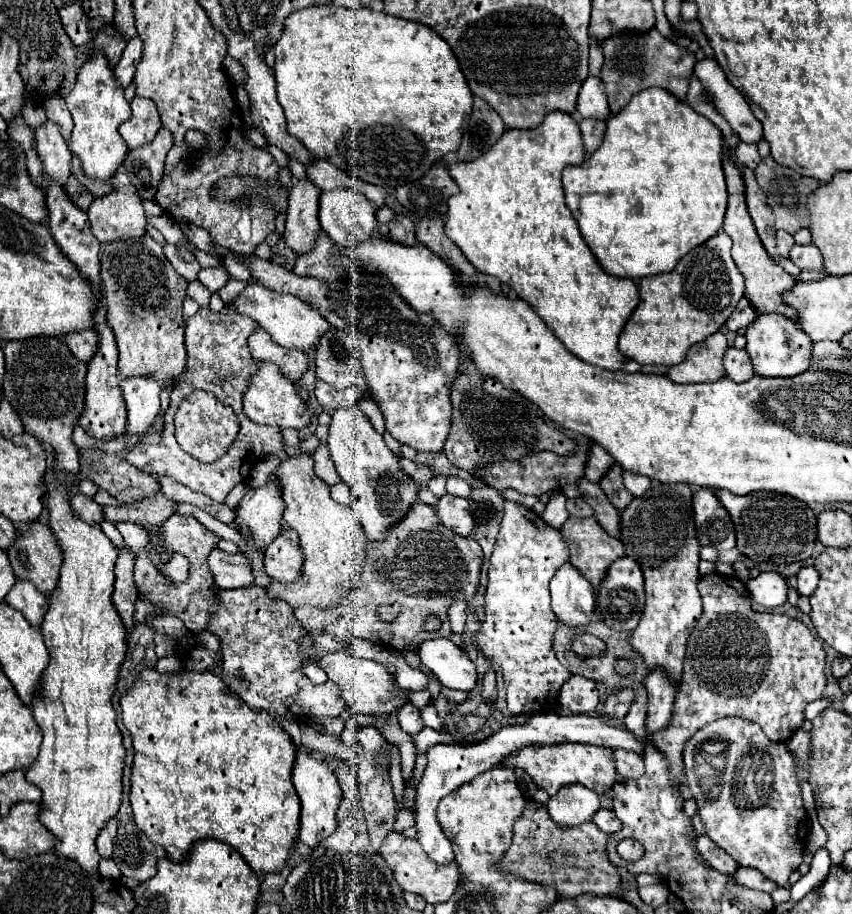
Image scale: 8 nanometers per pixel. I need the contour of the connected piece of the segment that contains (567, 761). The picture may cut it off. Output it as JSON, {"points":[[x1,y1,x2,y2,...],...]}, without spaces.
{"points":[[565,743,565,745,547,745,547,749,521,749,519,755,505,759,509,765,523,769,539,789,545,789,553,797,565,785,583,785,597,795,603,795,615,785,615,757,613,749,583,745,583,743]]}

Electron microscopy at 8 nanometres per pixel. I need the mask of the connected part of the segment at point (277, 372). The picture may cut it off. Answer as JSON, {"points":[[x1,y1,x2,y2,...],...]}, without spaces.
{"points":[[257,363,257,375,251,377,251,385,249,391,245,393,243,399,243,411,245,415,257,423,257,425,273,425,273,427,291,427,291,429,305,429,311,425,311,411,305,405,305,401,297,395,297,385,293,381,289,381,281,369,277,369,277,365,273,363]]}

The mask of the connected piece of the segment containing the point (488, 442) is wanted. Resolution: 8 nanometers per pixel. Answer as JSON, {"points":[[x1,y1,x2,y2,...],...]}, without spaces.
{"points":[[457,341,455,347,459,351,461,365,455,383,451,387,453,415,451,415,449,437,445,441,445,455,455,467,465,469,473,479,477,479,477,469,489,467,503,459,519,461,521,457,539,451,551,451,557,455,573,455,577,451,575,441,569,439,565,433,561,433,559,429,549,427,539,407,533,405,531,401,525,399,509,401,489,395,483,389,485,379,481,373,475,371,475,365,469,359,469,355,461,349]]}

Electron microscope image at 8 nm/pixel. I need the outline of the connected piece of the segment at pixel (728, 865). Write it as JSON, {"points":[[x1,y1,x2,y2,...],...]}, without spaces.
{"points":[[699,837,697,839,697,849,699,849,699,853,701,853,701,857,705,857,705,861,713,867,713,869,717,869,717,871,721,871,721,873,725,873,725,875,731,875,731,873,735,873,737,869,739,869,739,865,737,865,737,861,733,861,733,857,729,857,719,845,715,845,709,837]]}

